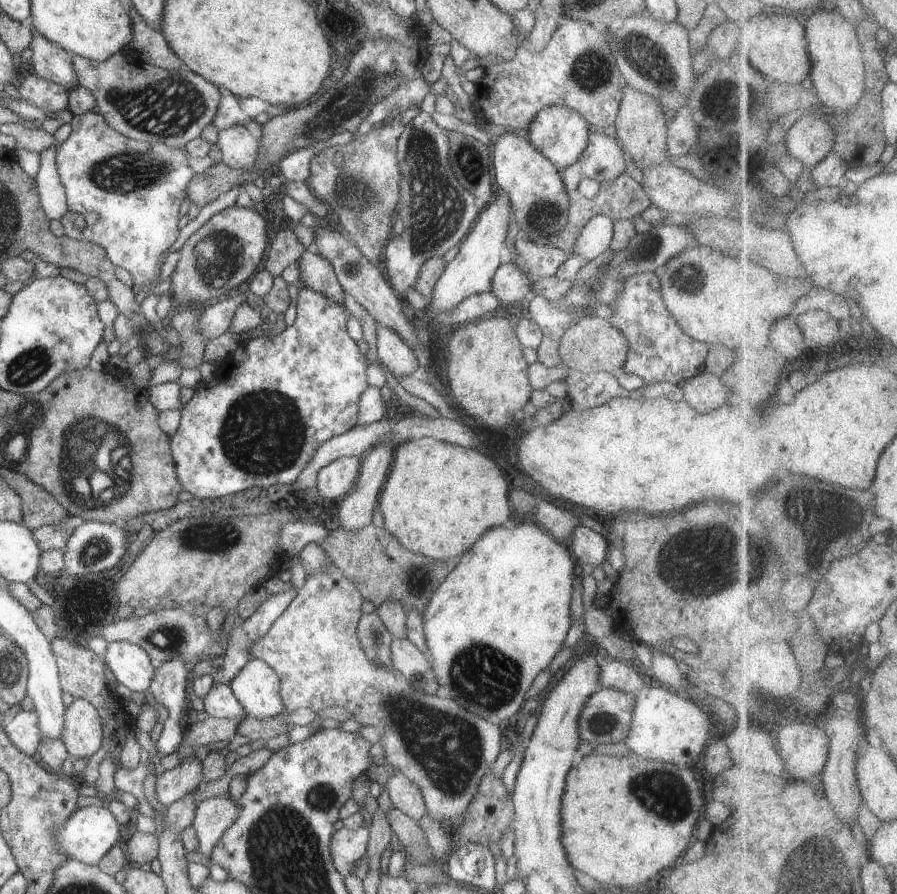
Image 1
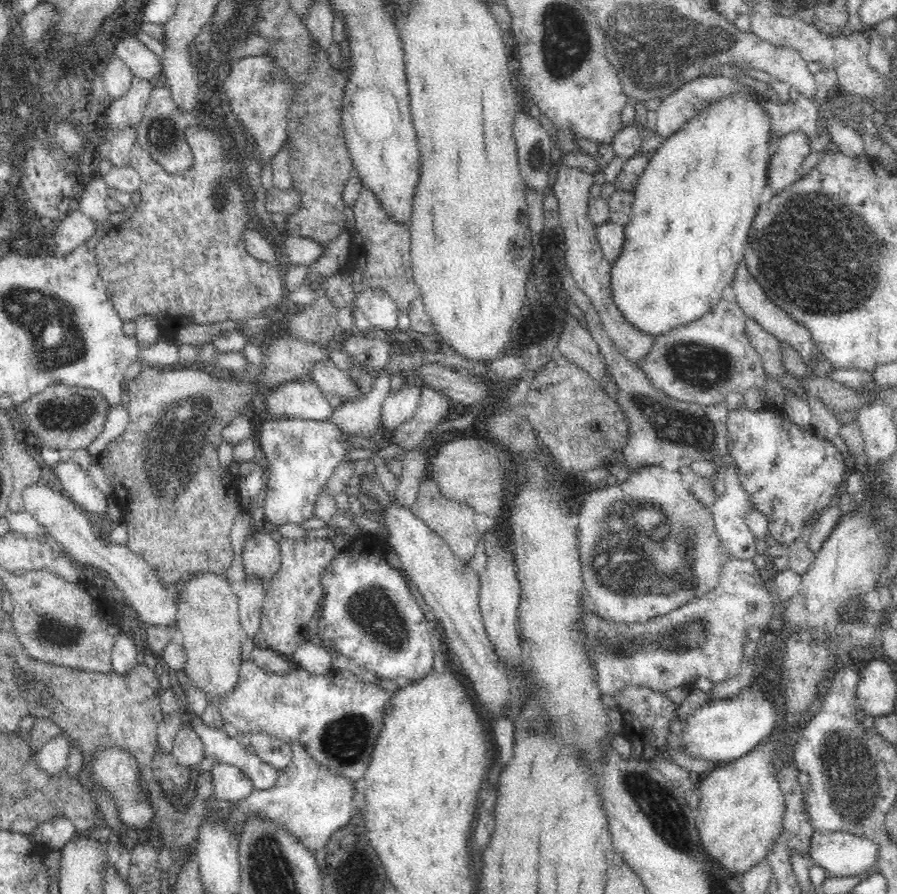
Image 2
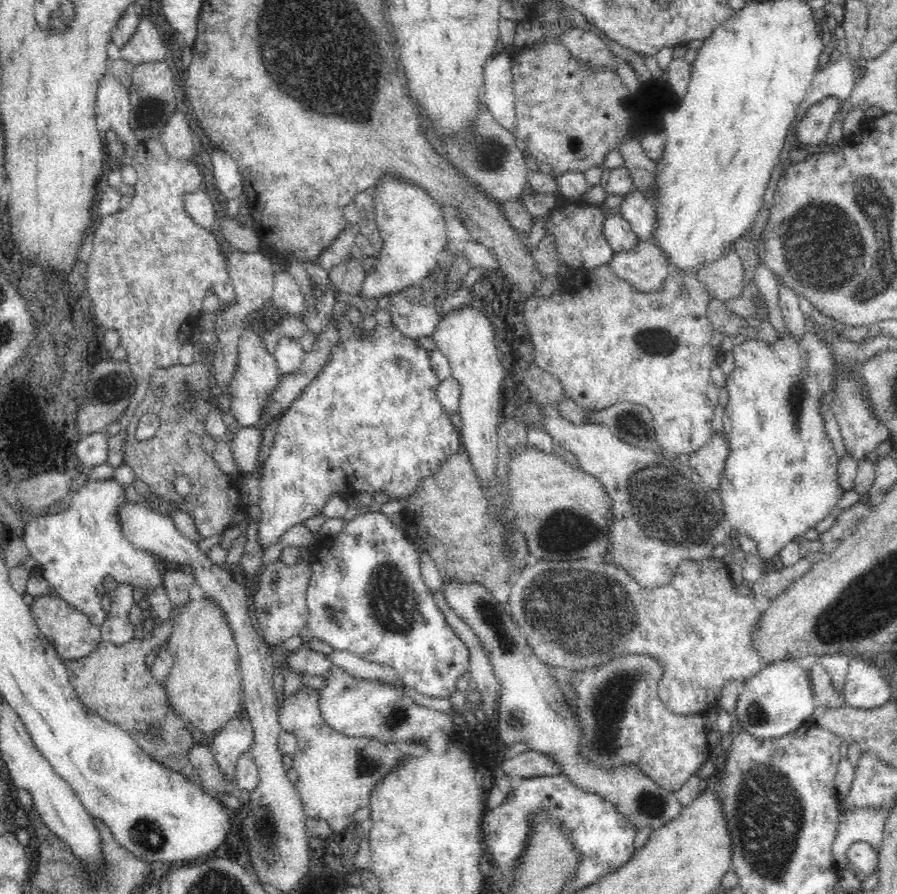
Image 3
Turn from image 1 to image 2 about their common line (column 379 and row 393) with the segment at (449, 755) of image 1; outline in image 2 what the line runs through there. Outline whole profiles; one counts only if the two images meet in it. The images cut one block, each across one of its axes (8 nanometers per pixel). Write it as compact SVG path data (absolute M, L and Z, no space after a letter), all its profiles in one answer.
M720 299L714 308L694 322L673 328L654 336L653 345L647 355L639 362L649 381L671 398L702 406L718 404L725 400L729 392L743 394L746 389L765 386L766 376L760 355L750 344L745 325L747 316L738 303Z

